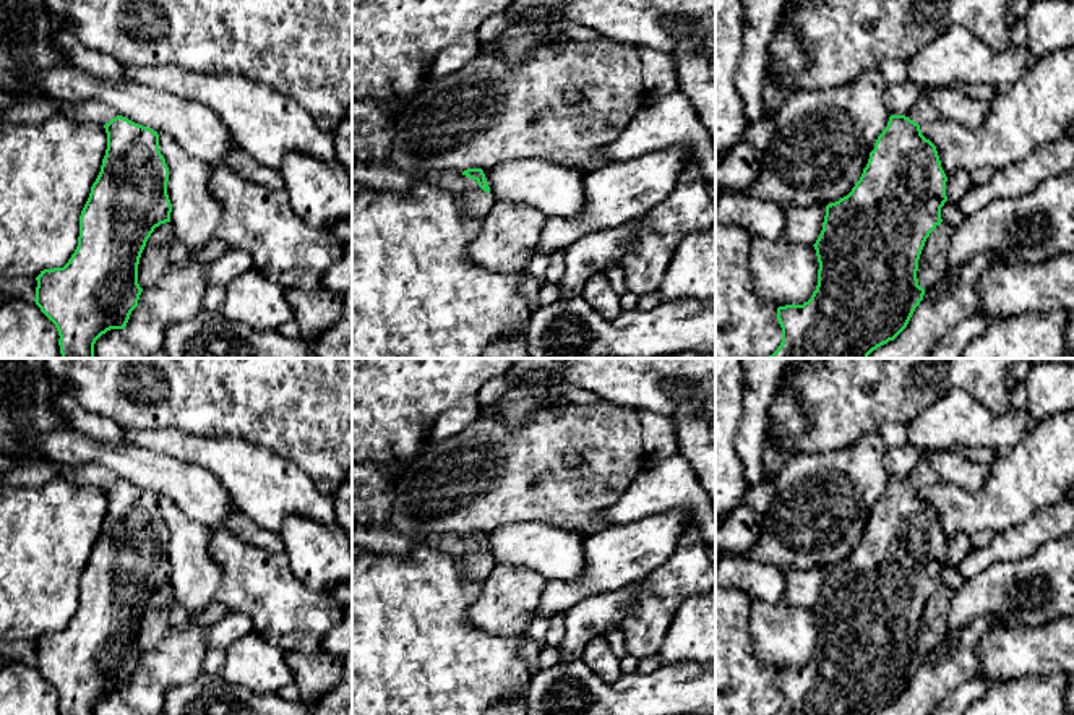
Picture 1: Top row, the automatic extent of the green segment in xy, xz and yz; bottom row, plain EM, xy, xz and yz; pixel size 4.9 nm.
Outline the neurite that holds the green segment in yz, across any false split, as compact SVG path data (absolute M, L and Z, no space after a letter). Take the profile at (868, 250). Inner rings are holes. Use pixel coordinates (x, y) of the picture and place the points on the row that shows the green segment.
M918 88L918 102L907 113L889 117L852 191L826 206L823 230L813 245L819 263L816 290L803 305L777 308L782 342L767 358L868 358L873 350L894 340L907 328L923 300L925 289L917 279L918 259L926 238L943 222L941 208L947 201L947 177L936 146L920 130L923 123L938 118L930 102L931 88Z

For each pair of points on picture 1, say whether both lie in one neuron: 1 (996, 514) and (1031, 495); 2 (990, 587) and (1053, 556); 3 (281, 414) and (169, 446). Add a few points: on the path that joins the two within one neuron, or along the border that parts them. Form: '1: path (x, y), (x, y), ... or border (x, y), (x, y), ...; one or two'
1: path (1005, 506), (1016, 495), (1022, 495); one
2: path (1006, 579), (1014, 571), (1037, 571); one
3: border (167, 428), (242, 440); two

